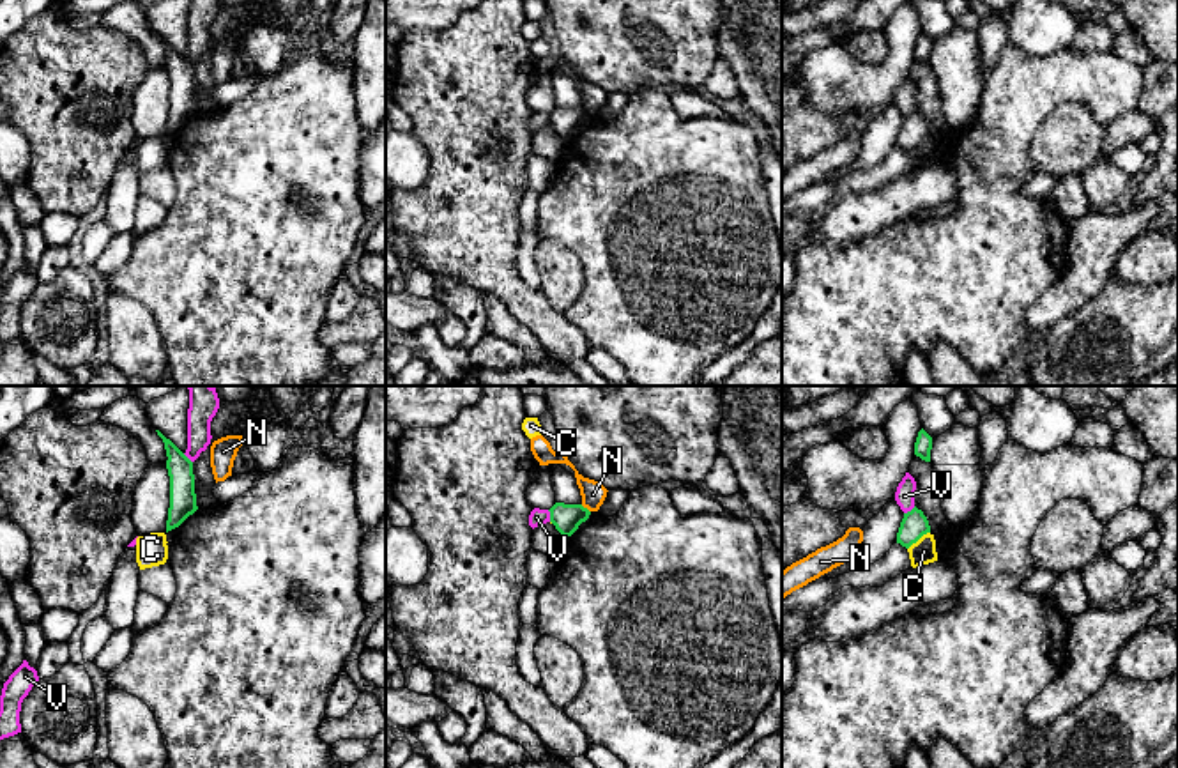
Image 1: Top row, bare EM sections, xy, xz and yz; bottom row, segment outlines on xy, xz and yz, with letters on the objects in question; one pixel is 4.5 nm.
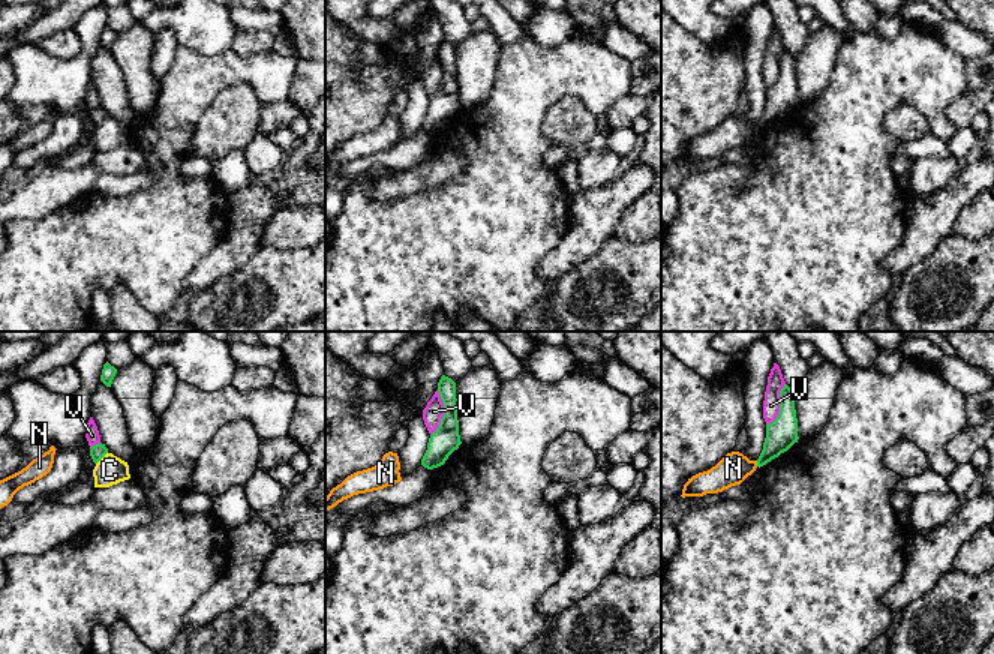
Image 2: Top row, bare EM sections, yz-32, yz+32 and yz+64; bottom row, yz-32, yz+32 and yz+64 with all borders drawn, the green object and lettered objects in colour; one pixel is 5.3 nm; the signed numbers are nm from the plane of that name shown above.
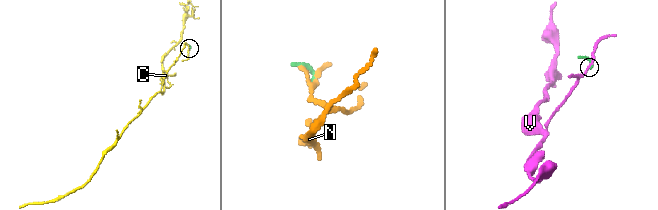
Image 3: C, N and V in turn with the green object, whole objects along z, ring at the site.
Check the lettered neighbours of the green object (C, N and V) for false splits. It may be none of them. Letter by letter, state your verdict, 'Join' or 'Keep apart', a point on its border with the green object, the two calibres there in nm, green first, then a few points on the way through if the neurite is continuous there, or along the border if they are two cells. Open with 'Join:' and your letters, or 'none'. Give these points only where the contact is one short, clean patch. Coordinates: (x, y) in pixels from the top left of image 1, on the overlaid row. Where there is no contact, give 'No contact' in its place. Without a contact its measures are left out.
Join: none
C: Keep apart. Touches green at yz (918, 538). Thickness 120 nm (green) against 110 nm. Boundary: yz (929, 531), (908, 549)
N: Keep apart. Touches green at xz (586, 508). Thickness 130 nm (green) against 110 nm
V: Keep apart. Touches green at xz (550, 515). Thickness 130 nm (green) against 70 nm. Boundary: xz (547, 510), (550, 521)

